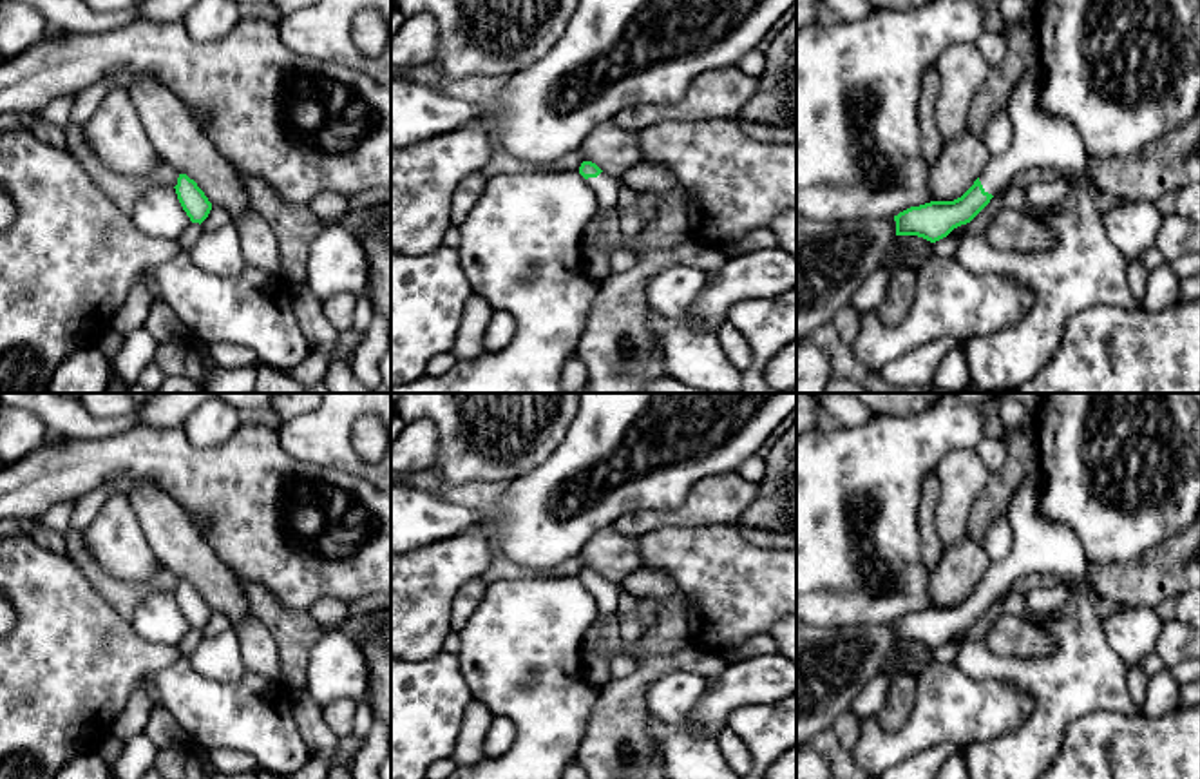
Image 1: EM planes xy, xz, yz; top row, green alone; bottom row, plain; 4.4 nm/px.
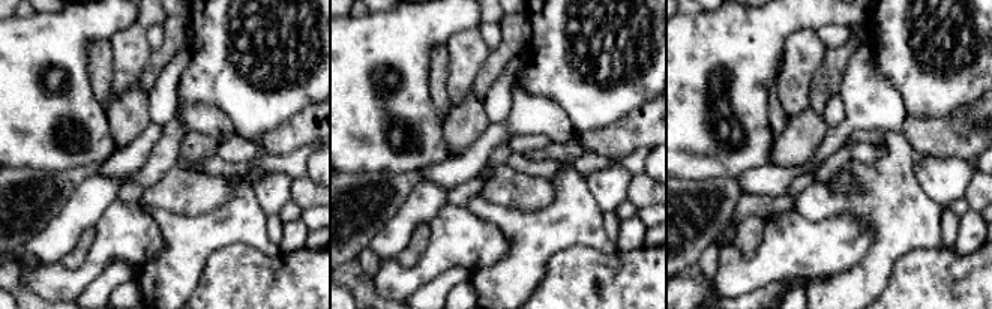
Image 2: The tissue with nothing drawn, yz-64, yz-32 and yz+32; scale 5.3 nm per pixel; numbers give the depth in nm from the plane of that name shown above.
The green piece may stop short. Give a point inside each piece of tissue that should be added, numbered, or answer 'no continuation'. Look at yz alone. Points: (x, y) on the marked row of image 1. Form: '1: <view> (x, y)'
1: yz (1041, 140)

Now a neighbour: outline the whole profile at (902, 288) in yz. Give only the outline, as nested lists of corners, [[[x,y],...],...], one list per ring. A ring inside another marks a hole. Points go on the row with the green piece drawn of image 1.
[[[896,270],[890,279],[887,301],[880,310],[885,324],[896,326],[907,315],[916,292],[916,274],[912,270]]]

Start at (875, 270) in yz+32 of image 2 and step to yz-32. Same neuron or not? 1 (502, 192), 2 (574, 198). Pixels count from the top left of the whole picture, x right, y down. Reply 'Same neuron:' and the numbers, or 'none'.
Same neuron: 2

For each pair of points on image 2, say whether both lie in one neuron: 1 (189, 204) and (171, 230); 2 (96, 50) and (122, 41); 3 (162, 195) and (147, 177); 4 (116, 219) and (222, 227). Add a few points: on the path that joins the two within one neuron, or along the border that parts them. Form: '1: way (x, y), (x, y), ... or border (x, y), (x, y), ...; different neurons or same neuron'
1: border (149, 206), (188, 215), (200, 215), (218, 207); different neurons
2: border (108, 41), (113, 65), (113, 78), (110, 81); different neurons
3: border (176, 165), (144, 189); different neurons
4: border (140, 206), (162, 236), (164, 248), (155, 257); different neurons

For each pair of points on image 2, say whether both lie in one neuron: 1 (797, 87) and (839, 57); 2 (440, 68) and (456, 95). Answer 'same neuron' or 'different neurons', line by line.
1: different neurons
2: different neurons

